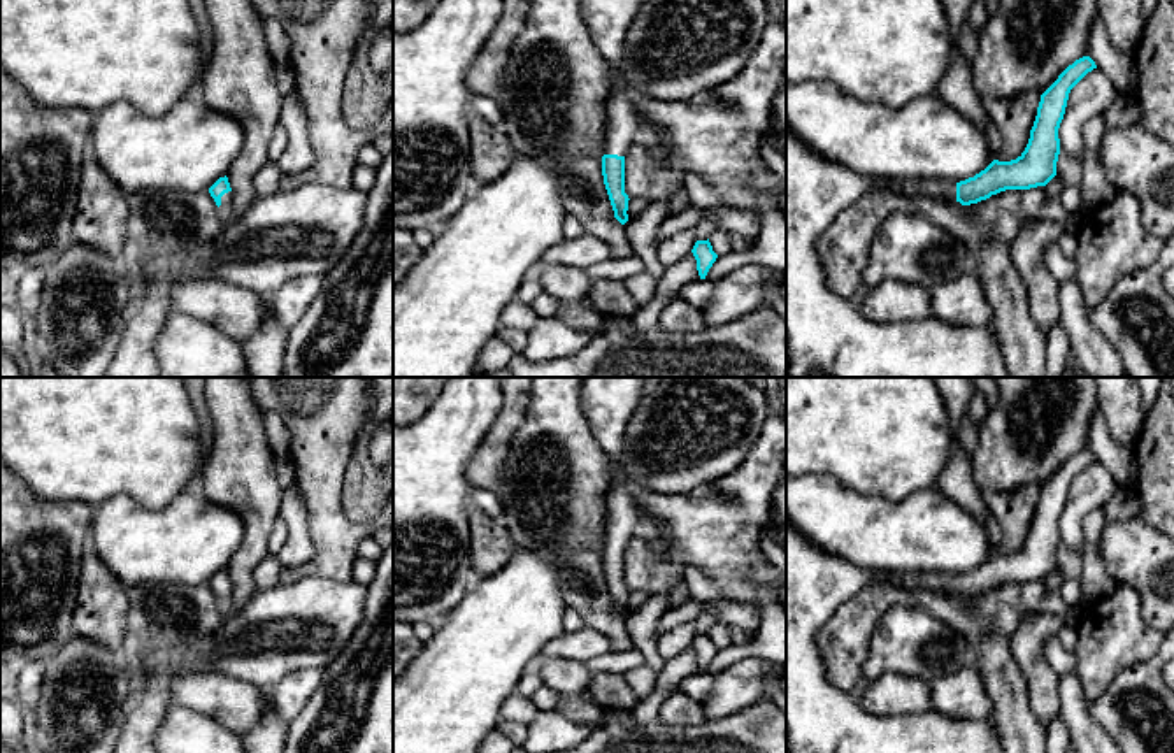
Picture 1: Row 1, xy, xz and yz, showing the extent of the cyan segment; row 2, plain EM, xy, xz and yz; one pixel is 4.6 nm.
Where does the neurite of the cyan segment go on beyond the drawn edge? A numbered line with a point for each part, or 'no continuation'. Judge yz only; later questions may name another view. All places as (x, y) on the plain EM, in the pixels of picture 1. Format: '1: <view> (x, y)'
1: yz (820, 718)

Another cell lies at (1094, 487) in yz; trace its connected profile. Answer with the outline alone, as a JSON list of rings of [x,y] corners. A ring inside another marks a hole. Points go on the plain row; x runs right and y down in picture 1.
[[[1100,462],[1088,465],[1069,486],[1063,513],[1058,521],[1060,544],[1083,551],[1083,520],[1097,507],[1104,507],[1120,490],[1116,479]]]

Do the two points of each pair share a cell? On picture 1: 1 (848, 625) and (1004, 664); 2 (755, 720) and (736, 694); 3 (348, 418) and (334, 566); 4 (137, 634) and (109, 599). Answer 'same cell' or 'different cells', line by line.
1: same cell
2: different cells
3: same cell
4: different cells

